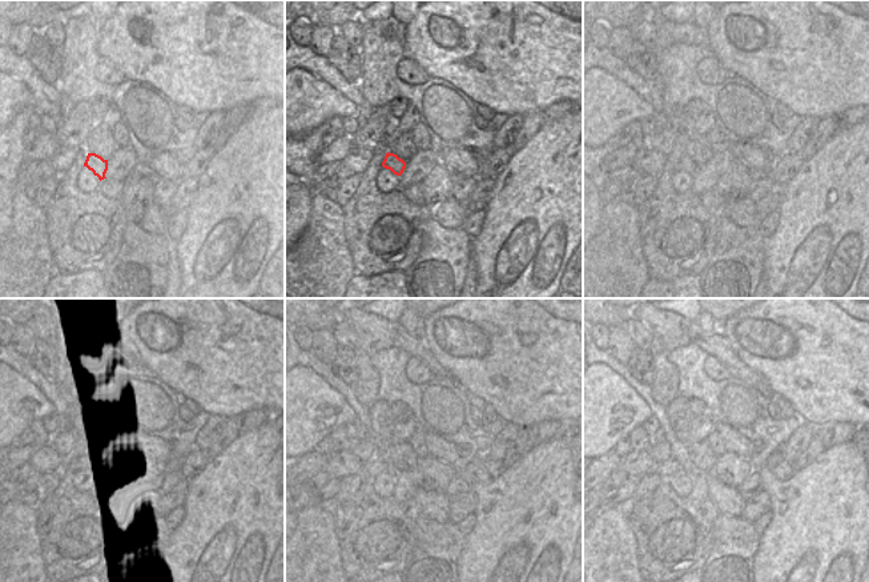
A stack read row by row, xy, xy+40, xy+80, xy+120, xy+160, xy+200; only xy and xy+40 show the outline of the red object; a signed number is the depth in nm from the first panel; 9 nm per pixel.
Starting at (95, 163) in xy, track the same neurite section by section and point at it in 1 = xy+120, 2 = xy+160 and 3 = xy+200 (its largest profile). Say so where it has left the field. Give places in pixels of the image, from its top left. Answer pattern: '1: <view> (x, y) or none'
1: xy+120 (80, 460)
2: xy+160 (370, 469)
3: xy+200 (667, 469)

